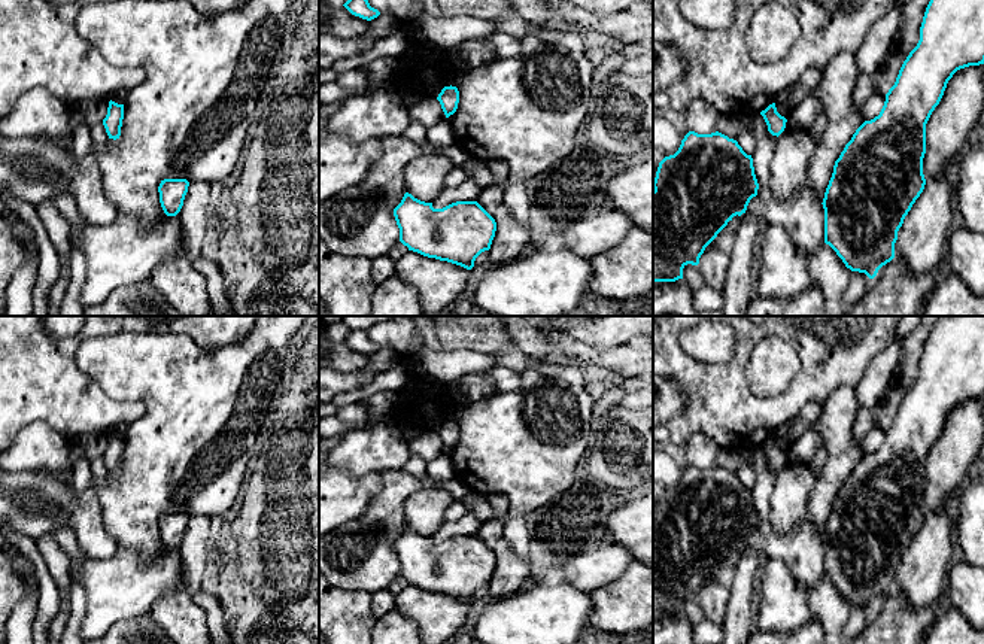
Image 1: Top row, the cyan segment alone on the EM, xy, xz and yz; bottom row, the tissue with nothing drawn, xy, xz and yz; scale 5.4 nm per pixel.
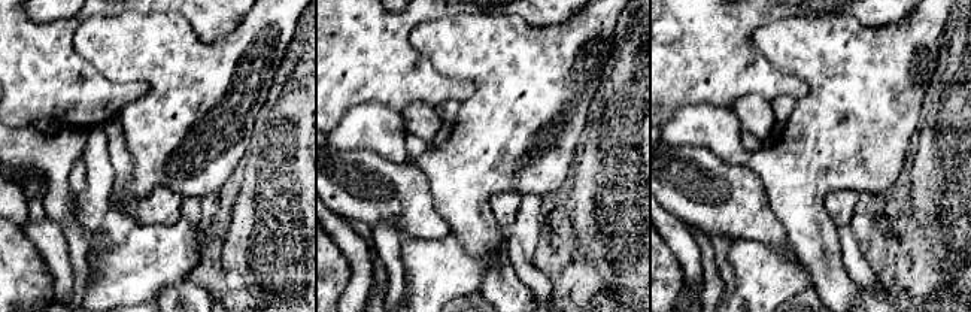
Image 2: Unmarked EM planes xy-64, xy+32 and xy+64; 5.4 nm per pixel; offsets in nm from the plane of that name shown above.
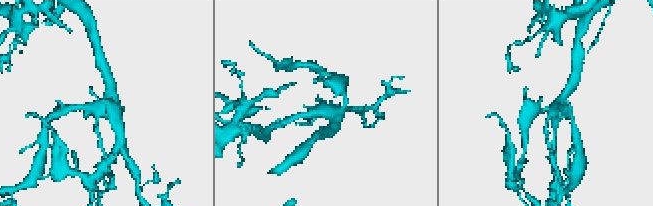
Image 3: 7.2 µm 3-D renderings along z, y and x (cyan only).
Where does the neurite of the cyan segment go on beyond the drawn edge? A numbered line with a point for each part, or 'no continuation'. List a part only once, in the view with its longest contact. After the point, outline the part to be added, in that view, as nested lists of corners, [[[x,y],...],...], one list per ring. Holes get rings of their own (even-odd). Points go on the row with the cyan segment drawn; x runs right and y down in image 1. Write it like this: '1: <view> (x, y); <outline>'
no continuation

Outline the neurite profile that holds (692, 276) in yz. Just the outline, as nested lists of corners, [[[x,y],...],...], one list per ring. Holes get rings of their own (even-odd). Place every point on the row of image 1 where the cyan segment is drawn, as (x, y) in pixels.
[[[687,264],[683,268],[683,280],[690,289],[699,289],[705,286],[705,282],[702,279],[702,274],[698,268],[698,265]]]

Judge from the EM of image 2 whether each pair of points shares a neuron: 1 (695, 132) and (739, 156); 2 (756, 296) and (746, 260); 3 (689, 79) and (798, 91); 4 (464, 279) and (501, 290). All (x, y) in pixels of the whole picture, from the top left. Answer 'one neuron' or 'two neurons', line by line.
1: one neuron
2: one neuron
3: one neuron
4: two neurons

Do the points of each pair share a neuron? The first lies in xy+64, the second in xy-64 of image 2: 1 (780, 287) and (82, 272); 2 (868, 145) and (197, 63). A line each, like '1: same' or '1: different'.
1: different
2: same

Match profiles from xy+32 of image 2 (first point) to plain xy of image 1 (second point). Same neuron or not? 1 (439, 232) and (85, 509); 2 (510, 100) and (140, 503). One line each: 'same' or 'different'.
1: same
2: same

